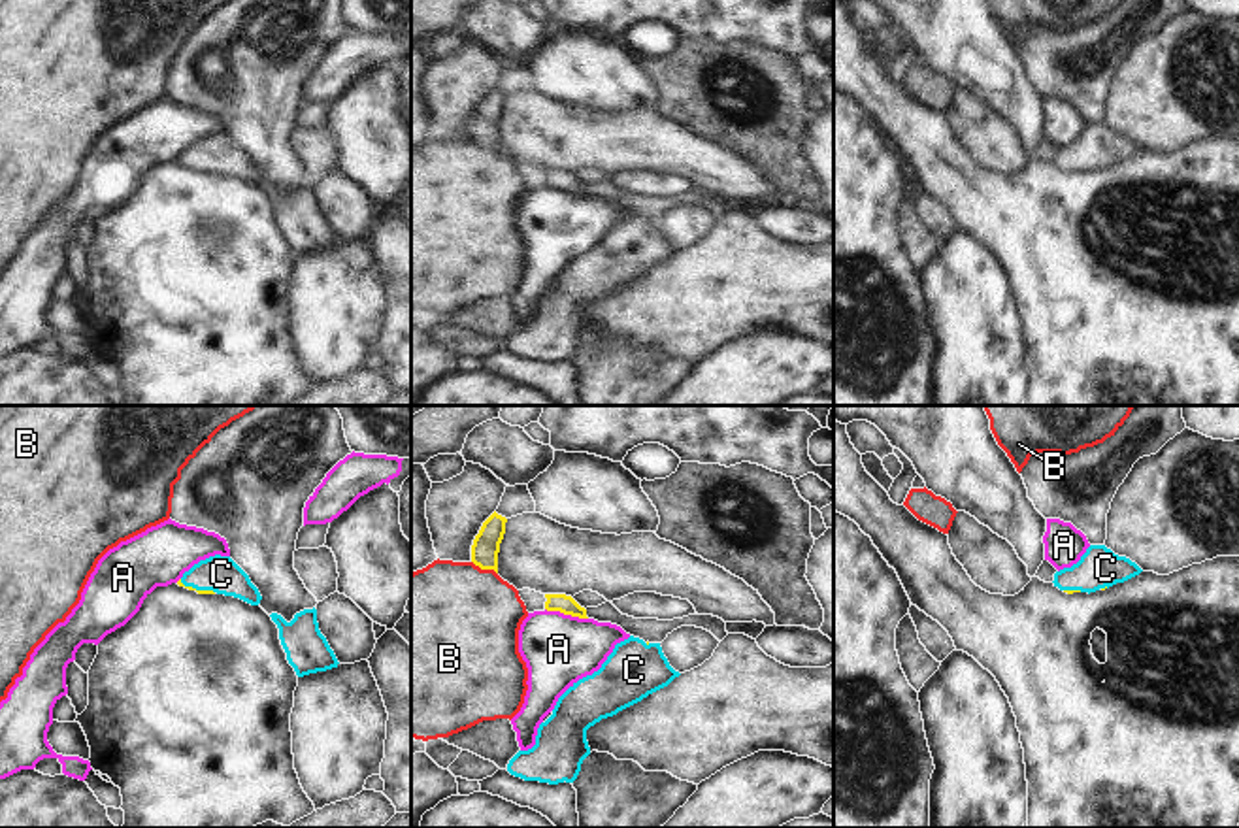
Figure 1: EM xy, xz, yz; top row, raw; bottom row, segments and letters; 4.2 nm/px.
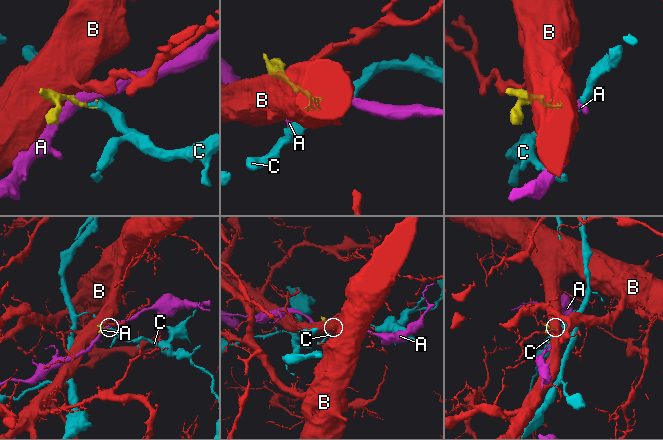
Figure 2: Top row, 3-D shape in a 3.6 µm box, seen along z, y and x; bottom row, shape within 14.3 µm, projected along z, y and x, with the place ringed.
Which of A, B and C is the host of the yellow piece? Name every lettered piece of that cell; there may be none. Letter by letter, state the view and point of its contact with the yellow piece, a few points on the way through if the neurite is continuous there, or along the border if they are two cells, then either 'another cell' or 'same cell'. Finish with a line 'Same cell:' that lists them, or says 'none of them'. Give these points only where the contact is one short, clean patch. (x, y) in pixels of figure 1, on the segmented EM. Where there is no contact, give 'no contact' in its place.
A: xz (566, 613) | another cell
B: xz (485, 568) | another cell
C: xy (195, 589) | across xy (180, 583), (195, 589), (208, 576), (221, 574) | same cell
Same cell: C

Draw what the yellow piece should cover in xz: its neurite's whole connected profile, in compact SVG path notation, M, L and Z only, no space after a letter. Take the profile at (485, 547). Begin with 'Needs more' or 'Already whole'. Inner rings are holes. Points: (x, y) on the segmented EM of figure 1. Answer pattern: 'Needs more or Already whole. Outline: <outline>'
Already whole. Outline: M496 511L483 522L471 545L471 562L481 570L494 570L498 573L498 553L505 534L507 519Z

